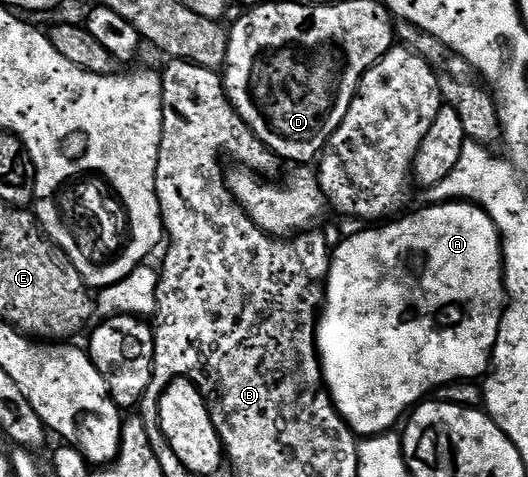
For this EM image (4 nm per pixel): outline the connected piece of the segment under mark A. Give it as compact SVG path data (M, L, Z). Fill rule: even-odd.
M454 200L451 202L437 202L432 205L433 206L425 206L422 210L415 211L414 214L406 213L404 216L398 217L396 220L386 221L384 224L378 225L376 228L365 228L369 230L361 230L358 234L353 234L350 238L343 239L338 246L336 243L331 250L331 257L329 259L329 278L325 282L325 305L319 315L319 321L317 323L317 353L321 356L321 371L325 374L325 387L328 388L329 394L333 398L335 408L341 413L343 420L351 427L353 433L358 436L390 433L390 431L396 427L393 425L408 412L409 406L415 405L416 402L423 401L432 390L438 389L437 391L440 391L446 386L453 385L454 382L468 382L470 380L477 380L477 377L480 379L482 376L488 375L491 369L493 349L497 343L499 328L501 327L501 317L505 314L505 303L507 301L505 292L505 256L502 253L501 233L497 231L497 225L491 220L491 216L487 211L481 206L475 205L474 202Z

